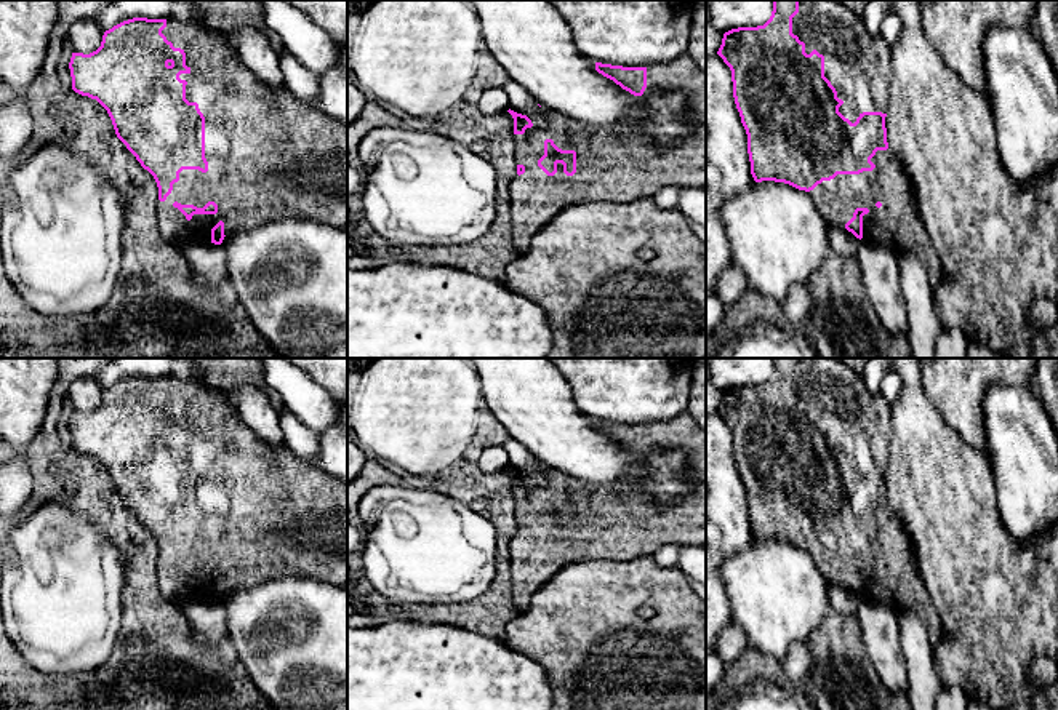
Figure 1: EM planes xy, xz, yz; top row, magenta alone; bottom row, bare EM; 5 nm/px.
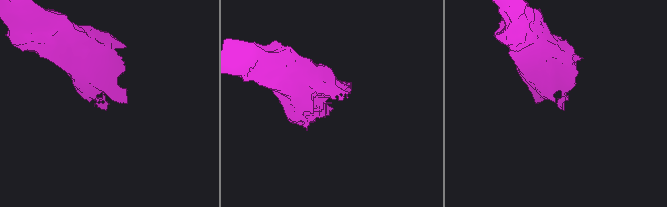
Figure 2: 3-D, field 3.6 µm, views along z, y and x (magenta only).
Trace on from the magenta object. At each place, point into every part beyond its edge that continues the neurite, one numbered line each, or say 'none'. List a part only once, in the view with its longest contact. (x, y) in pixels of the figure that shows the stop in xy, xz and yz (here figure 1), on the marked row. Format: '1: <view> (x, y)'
1: xy (271, 155)

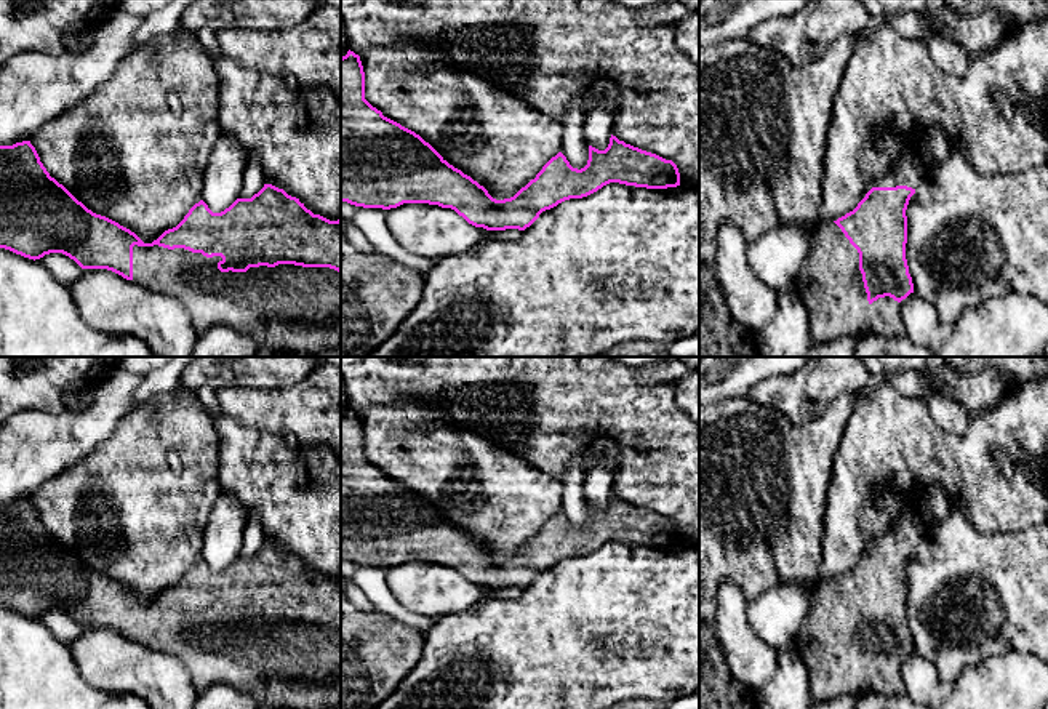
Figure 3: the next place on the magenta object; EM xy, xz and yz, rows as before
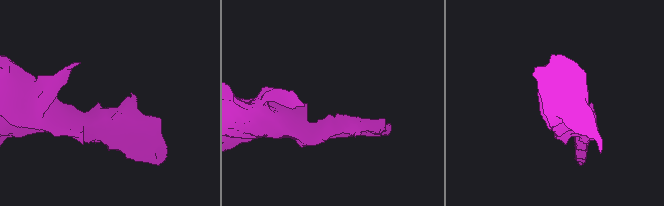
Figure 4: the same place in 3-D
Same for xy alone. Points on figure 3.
1: xy (288, 308)

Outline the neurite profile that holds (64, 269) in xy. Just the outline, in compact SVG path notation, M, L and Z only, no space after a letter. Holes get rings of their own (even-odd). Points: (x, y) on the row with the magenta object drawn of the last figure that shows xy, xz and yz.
M50 253L38 261L56 280L67 286L72 285L83 272L74 259L62 253Z

